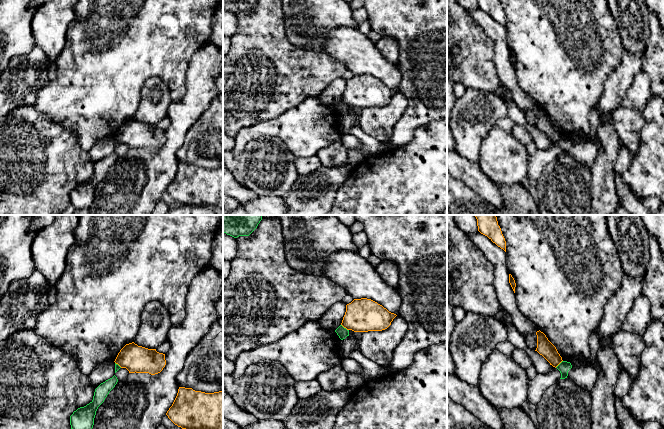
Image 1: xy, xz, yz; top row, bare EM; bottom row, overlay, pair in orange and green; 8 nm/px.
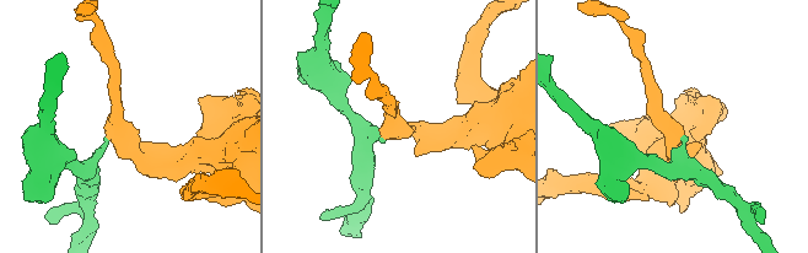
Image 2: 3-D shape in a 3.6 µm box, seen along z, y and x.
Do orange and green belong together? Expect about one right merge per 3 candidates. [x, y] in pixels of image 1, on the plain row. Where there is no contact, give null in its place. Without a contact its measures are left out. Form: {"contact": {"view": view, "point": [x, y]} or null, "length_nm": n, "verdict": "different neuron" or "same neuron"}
{"contact": {"view": "xz", "point": [345, 103]}, "length_nm": 80, "verdict": "different neuron"}

